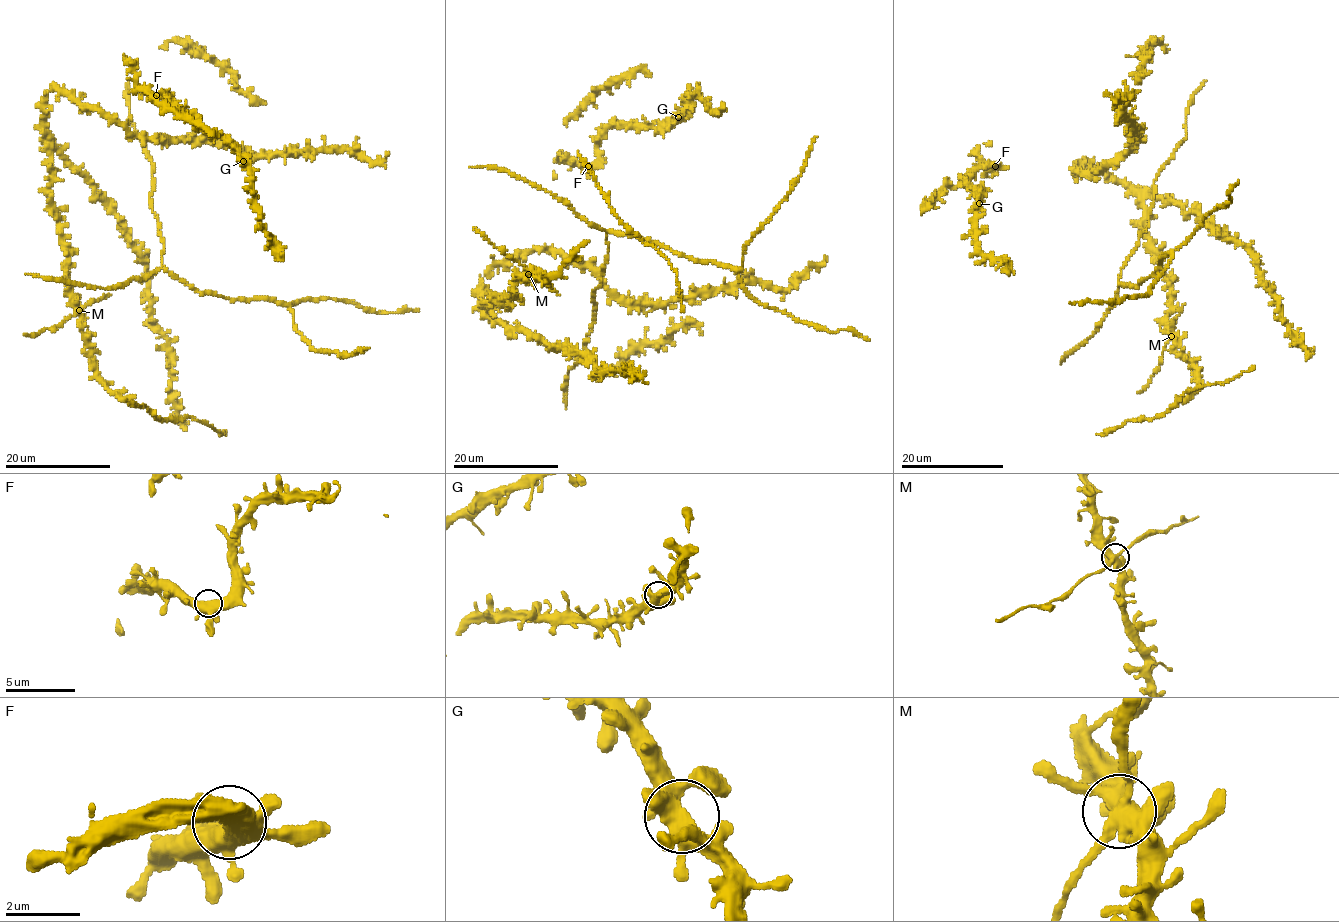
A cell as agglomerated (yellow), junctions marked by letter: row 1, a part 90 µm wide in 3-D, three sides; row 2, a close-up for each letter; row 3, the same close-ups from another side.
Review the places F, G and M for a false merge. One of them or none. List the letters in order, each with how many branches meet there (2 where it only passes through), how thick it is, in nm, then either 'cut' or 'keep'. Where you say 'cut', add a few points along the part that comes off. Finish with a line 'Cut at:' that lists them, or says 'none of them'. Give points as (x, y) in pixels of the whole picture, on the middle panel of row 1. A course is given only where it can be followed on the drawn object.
F: 5 branches meet; 480 nm thick; keep
G: 6 branches meet; 480 nm thick; keep
M: 6 branches meet; 460 nm thick; keep
Cut at: none of them

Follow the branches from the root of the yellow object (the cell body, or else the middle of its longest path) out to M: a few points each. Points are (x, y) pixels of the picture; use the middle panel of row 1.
M: (534, 251), (495, 261), (480, 274), (481, 305), (487, 310), (493, 297), (512, 297), (519, 273), (529, 274)

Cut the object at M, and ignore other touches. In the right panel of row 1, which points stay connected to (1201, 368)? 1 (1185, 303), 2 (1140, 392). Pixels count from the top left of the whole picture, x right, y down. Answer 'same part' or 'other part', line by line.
1: other part
2: other part

